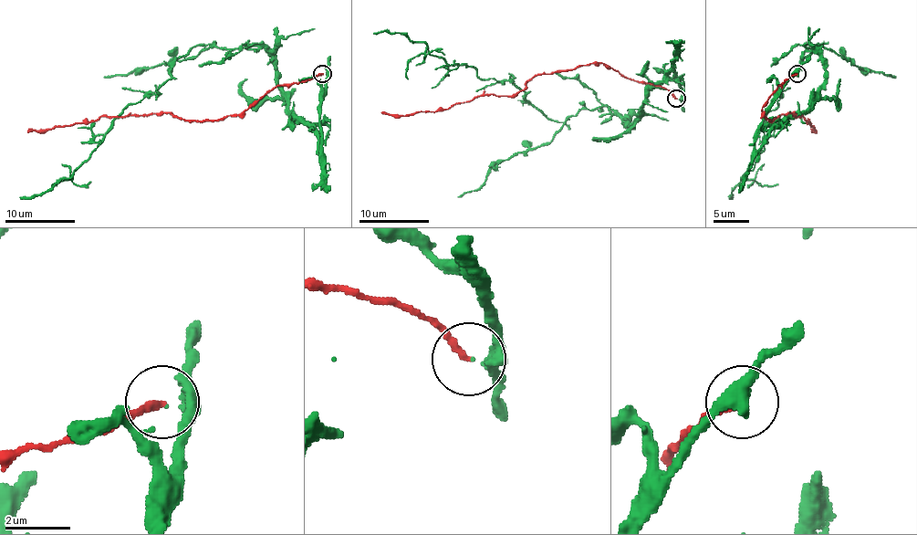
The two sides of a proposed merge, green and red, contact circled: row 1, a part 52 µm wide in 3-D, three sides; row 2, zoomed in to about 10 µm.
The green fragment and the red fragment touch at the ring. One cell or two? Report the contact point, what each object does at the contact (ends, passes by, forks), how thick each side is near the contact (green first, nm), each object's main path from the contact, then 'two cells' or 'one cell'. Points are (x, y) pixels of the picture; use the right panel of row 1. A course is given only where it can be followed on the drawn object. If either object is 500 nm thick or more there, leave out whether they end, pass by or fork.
at (797, 73); green passes by; red ends there; 240 nm thick on the green side, 220 nm on the other; green runs (797, 75), (757, 150), (824, 81), (807, 43), (820, 45), (780, 90), (733, 197); red runs (797, 73), (776, 87), (763, 113), (769, 120), (794, 113), (813, 127), (813, 131), (810, 129); two cells

